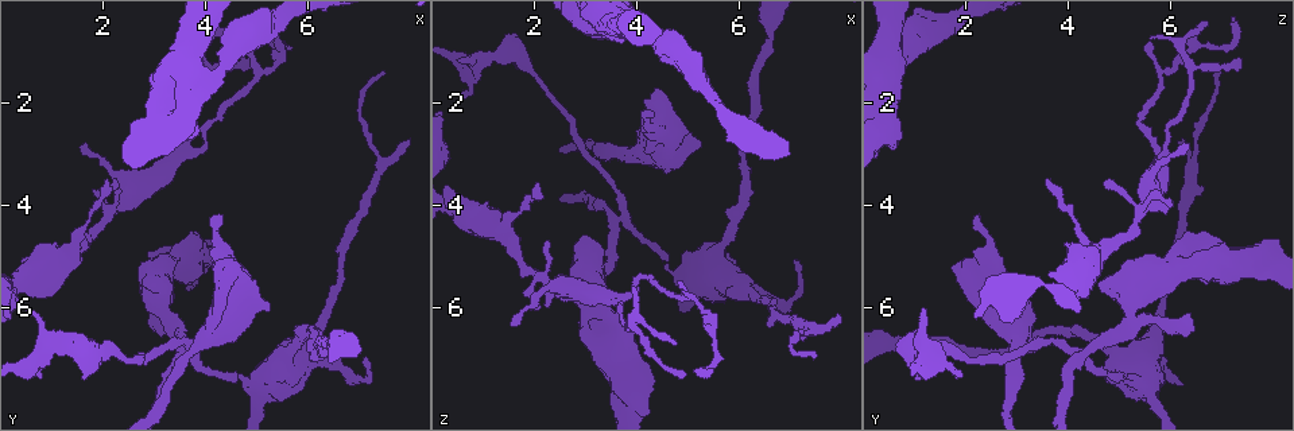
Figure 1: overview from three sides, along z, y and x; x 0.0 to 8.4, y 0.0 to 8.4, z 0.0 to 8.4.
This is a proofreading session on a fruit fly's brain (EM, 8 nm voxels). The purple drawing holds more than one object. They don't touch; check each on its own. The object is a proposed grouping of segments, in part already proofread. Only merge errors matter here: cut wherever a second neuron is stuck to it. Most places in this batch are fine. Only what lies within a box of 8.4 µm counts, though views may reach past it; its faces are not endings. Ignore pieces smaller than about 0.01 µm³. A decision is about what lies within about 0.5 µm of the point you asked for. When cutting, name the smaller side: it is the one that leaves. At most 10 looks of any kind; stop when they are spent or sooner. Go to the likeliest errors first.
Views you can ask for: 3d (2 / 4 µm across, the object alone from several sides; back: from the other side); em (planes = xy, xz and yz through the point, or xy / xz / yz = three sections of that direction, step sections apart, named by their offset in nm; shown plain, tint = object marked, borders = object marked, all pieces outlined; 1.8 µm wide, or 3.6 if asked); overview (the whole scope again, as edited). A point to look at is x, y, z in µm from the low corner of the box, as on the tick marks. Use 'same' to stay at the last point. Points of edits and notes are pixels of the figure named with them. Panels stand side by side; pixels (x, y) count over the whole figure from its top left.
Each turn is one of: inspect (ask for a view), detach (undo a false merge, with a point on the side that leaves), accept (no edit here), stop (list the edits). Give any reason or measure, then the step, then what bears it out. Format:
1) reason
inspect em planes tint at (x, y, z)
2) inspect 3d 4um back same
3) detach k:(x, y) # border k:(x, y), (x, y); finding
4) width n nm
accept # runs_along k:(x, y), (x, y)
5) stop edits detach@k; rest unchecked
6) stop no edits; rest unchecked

looks like a crossing
inspect em planes tint at (3.80, 6.95, 4.30)

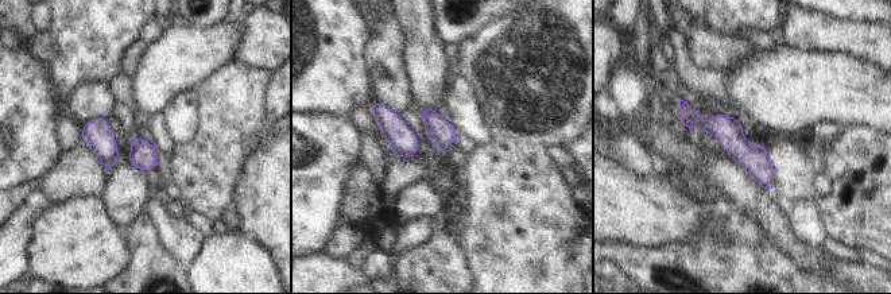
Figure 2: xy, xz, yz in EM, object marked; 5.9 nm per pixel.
accept # runs_along 2:(682, 104), (771, 185); all the same neuron

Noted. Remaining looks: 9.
abrupt turn
inspect 3d 4um at (3.85, 1.40, 6.30)

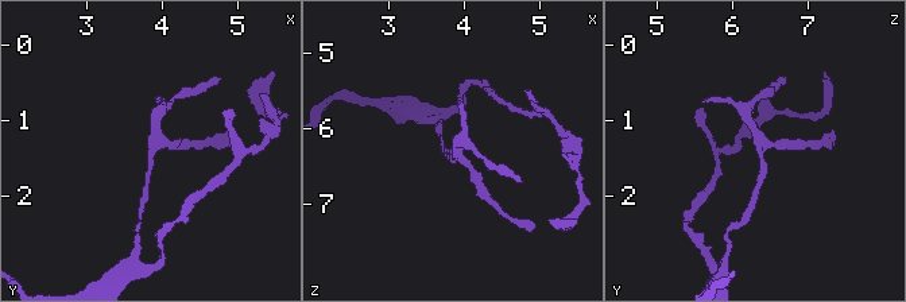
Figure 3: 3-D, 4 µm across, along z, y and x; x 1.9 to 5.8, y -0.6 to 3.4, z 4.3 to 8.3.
need the tissue
inspect em 3.6um planes borders at (3.90, 1.40, 6.35)

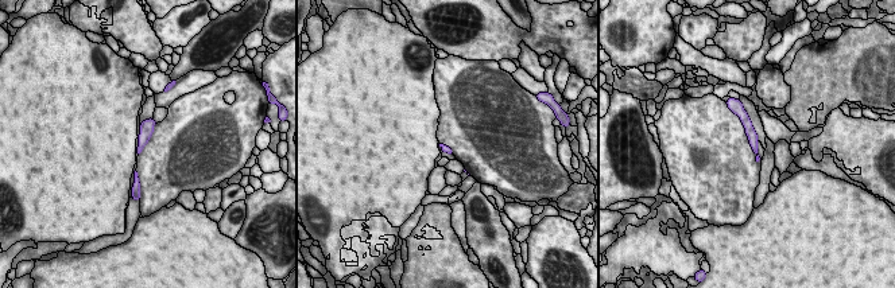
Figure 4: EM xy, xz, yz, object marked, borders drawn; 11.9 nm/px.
accept # runs_along 4:(735, 109), (744, 117), (754, 146); continuous, no second neuron

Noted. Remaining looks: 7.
calibre changes
inspect em yz step 4 tint at (5.50, 7.05, 5.00)

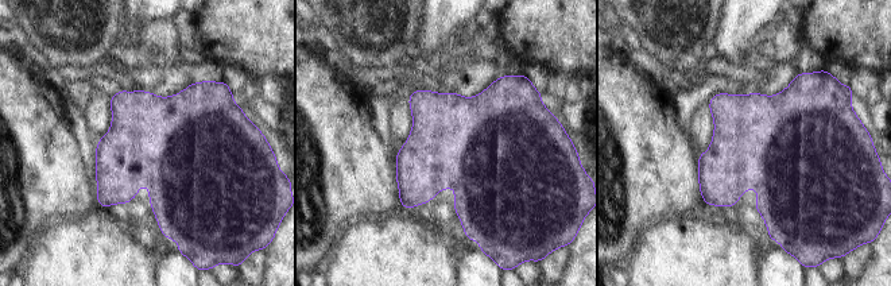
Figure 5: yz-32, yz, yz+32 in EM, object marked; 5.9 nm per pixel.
inspect em planes tint same

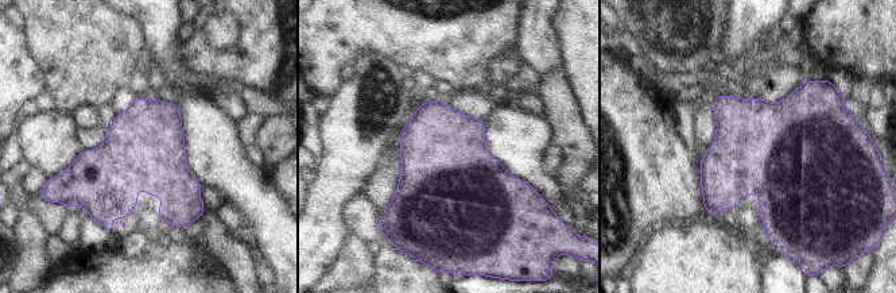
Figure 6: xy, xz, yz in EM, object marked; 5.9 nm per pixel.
accept # all the same neuron

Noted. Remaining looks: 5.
thick turns thin
inspect 3d 2um back at (3.40, 3.05, 5.85)

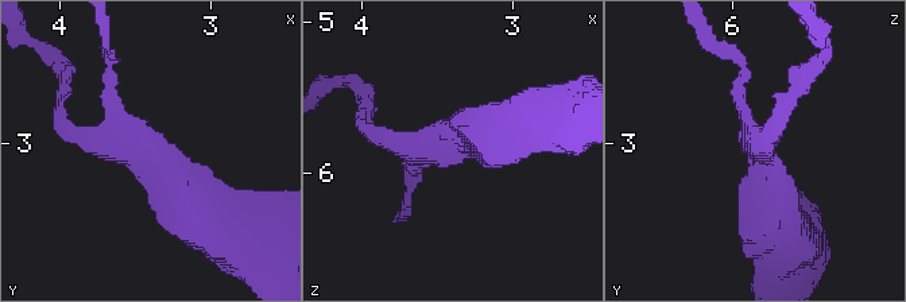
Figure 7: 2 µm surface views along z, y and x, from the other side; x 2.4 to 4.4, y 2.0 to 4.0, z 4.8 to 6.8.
arms 3; shape alone is not enough
inspect em planes tint at (3.42, 3.06, 5.84)

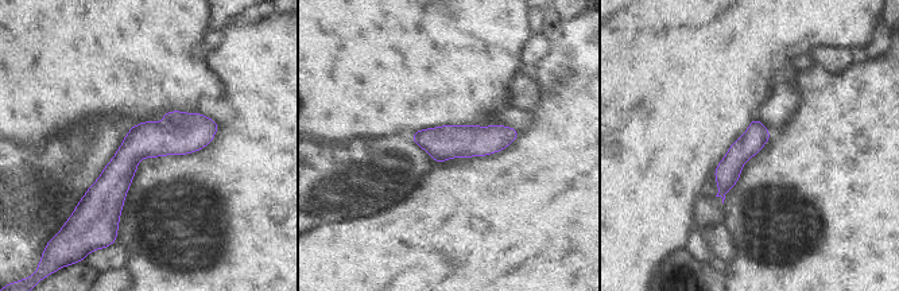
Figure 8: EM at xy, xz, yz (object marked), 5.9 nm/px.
accept # continuous, no second neuron

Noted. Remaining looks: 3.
stop no edits; rest unchecked

